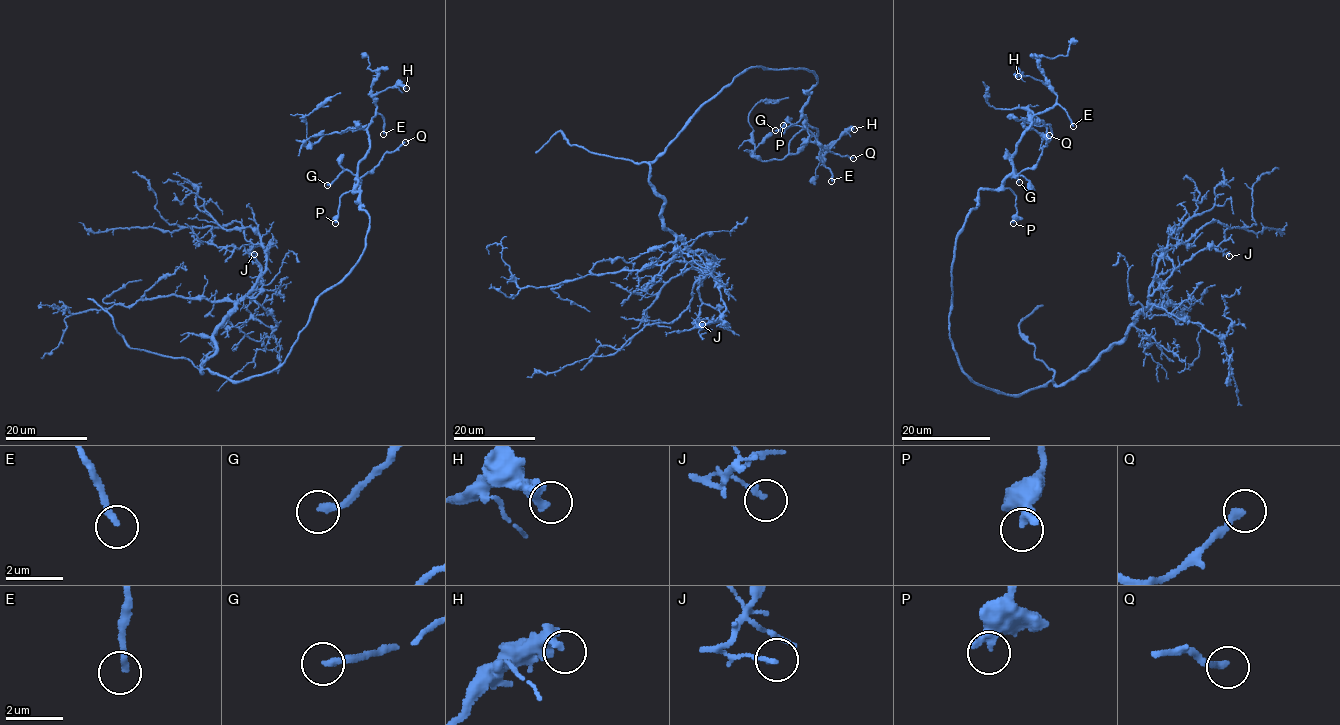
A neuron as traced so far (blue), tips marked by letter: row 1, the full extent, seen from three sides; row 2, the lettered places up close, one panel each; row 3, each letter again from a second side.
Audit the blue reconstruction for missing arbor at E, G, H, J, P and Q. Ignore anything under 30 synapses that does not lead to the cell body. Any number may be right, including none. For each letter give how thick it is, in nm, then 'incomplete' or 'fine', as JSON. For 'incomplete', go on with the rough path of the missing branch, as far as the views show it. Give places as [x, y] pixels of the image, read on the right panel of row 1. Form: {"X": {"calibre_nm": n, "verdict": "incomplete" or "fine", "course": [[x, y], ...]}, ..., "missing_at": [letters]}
{"E": {"calibre_nm": 220, "verdict": "incomplete", "course": [[1073, 126], [1108, 160], [1115, 175], [1108, 184], [1092, 187]]}, "G": {"calibre_nm": 240, "verdict": "incomplete", "course": [[1019, 182], [1024, 202], [1011, 204], [992, 187], [986, 187], [978, 196], [978, 203]]}, "H": {"calibre_nm": 320, "verdict": "fine"}, "J": {"calibre_nm": 150, "verdict": "fine"}, "P": {"calibre_nm": 400, "verdict": "fine"}, "Q": {"calibre_nm": 240, "verdict": "incomplete", "course": [[1049, 135], [1043, 128], [1054, 101]]}, "missing_at": ["E", "G", "Q"]}

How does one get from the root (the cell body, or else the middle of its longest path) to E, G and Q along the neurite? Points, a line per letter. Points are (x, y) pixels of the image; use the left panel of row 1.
E: (256, 375), (286, 359), (314, 301), (363, 252), (369, 216), (353, 186), (377, 113), (383, 134)
G: (256, 375), (286, 359), (314, 301), (365, 247), (369, 216), (353, 191), (357, 178), (344, 170), (327, 185)
Q: (256, 375), (272, 371), (286, 359), (314, 301), (360, 258), (369, 216), (353, 186), (405, 142)

